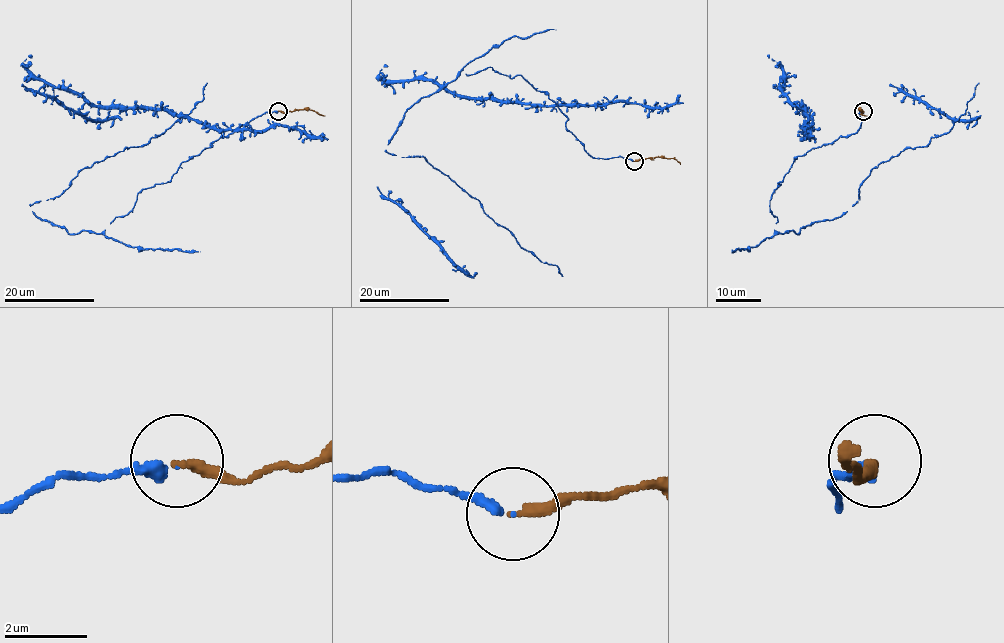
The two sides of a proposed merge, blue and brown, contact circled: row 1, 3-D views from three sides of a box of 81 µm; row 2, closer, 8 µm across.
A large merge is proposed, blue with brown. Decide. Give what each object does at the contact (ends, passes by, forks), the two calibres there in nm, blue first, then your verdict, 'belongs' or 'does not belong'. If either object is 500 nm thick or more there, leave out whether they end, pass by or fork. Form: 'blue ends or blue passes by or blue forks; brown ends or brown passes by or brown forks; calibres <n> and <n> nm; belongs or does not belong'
blue ends; brown ends; calibres 240 and 240 nm; belongs

